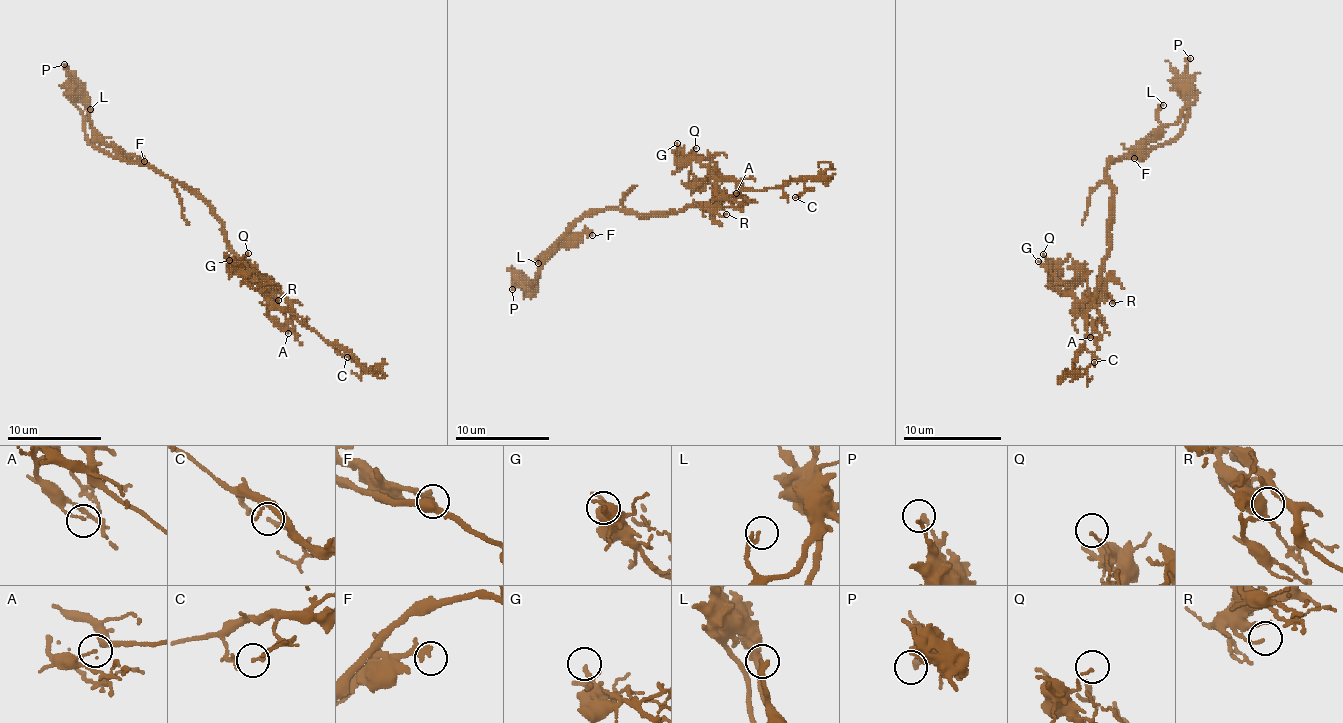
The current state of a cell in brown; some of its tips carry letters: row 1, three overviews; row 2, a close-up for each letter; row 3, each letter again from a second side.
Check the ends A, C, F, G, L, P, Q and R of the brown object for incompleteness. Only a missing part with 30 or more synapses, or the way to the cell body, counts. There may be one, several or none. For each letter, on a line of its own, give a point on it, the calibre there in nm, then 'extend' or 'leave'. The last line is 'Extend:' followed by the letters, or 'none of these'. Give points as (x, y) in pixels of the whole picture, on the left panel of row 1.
A: at (288, 333); 100 nm thick; leave
C: at (347, 357); 150 nm thick; leave
F: at (144, 161); 280 nm thick; leave
G: at (229, 260); 180 nm thick; extend
L: at (90, 109); 240 nm thick; leave
P: at (64, 64); 200 nm thick; leave
Q: at (248, 253); 100 nm thick; leave
R: at (278, 300); 120 nm thick; leave
Extend: G

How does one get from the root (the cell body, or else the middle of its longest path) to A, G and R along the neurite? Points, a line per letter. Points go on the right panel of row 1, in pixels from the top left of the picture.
A: (1112, 215), (1109, 251), (1102, 273), (1104, 291), (1087, 310), (1092, 320), (1090, 337)
G: (1112, 215), (1109, 251), (1102, 281), (1092, 293), (1075, 300), (1055, 283), (1055, 271), (1038, 261)
R: (1112, 215), (1109, 251), (1102, 273), (1104, 291), (1114, 300), (1112, 303)

